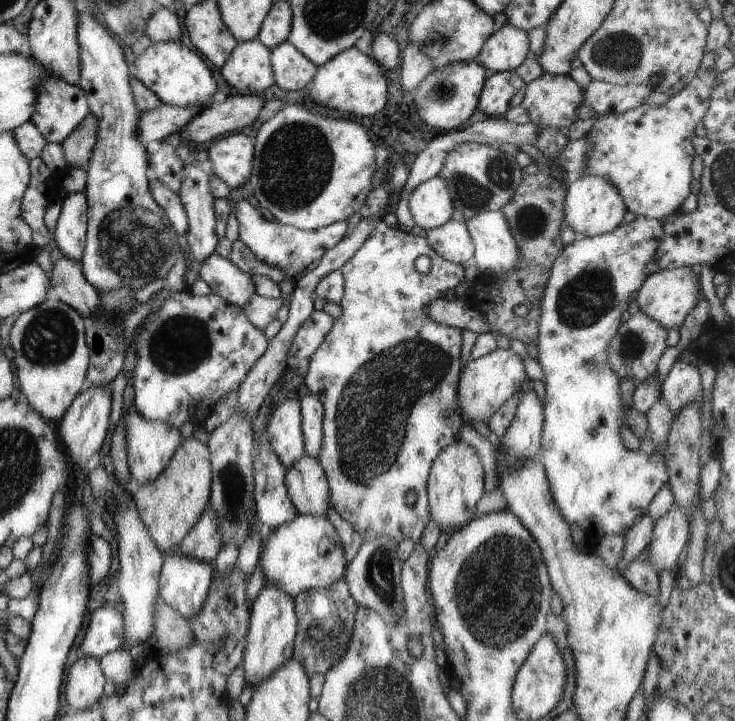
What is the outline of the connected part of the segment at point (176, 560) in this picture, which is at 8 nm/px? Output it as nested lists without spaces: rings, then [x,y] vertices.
[[[172,550],[163,553],[162,558],[163,564],[158,575],[159,599],[165,606],[169,606],[177,614],[181,614],[185,620],[189,620],[201,610],[201,606],[207,598],[207,592],[209,592],[209,586],[213,580],[214,568],[211,564],[197,559],[177,556],[177,554],[172,553]]]

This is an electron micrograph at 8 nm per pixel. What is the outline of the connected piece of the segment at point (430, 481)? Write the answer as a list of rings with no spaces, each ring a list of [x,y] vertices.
[[[454,439],[433,458],[426,481],[429,517],[451,534],[474,517],[476,505],[483,494],[483,470],[476,451],[461,439]]]

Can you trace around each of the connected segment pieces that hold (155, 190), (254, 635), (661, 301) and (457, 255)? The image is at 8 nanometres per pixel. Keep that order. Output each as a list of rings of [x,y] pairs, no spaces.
[[[156,179],[149,181],[149,191],[177,236],[185,234],[188,228],[187,216],[178,194],[165,188]]]
[[[264,580],[260,593],[255,596],[250,606],[242,656],[244,681],[252,686],[257,685],[257,682],[267,678],[277,666],[287,662],[287,658],[290,658],[293,653],[296,630],[297,620],[293,597]]]
[[[683,266],[655,271],[646,276],[639,286],[635,298],[640,312],[671,330],[679,329],[684,317],[700,301],[701,296],[702,292],[695,269]]]
[[[447,220],[445,224],[426,231],[426,242],[443,260],[454,264],[465,264],[473,258],[474,245],[467,224],[456,220]]]

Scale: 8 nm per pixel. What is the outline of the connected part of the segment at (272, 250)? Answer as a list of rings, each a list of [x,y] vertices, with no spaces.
[[[226,196],[225,200],[237,220],[238,240],[241,240],[255,254],[257,260],[269,266],[281,268],[291,281],[310,269],[313,260],[321,258],[327,250],[333,248],[341,238],[346,236],[347,222],[345,220],[318,230],[300,230],[290,225],[280,224],[278,221],[268,222],[258,212],[258,208],[249,204],[244,198],[232,202],[231,197]]]

